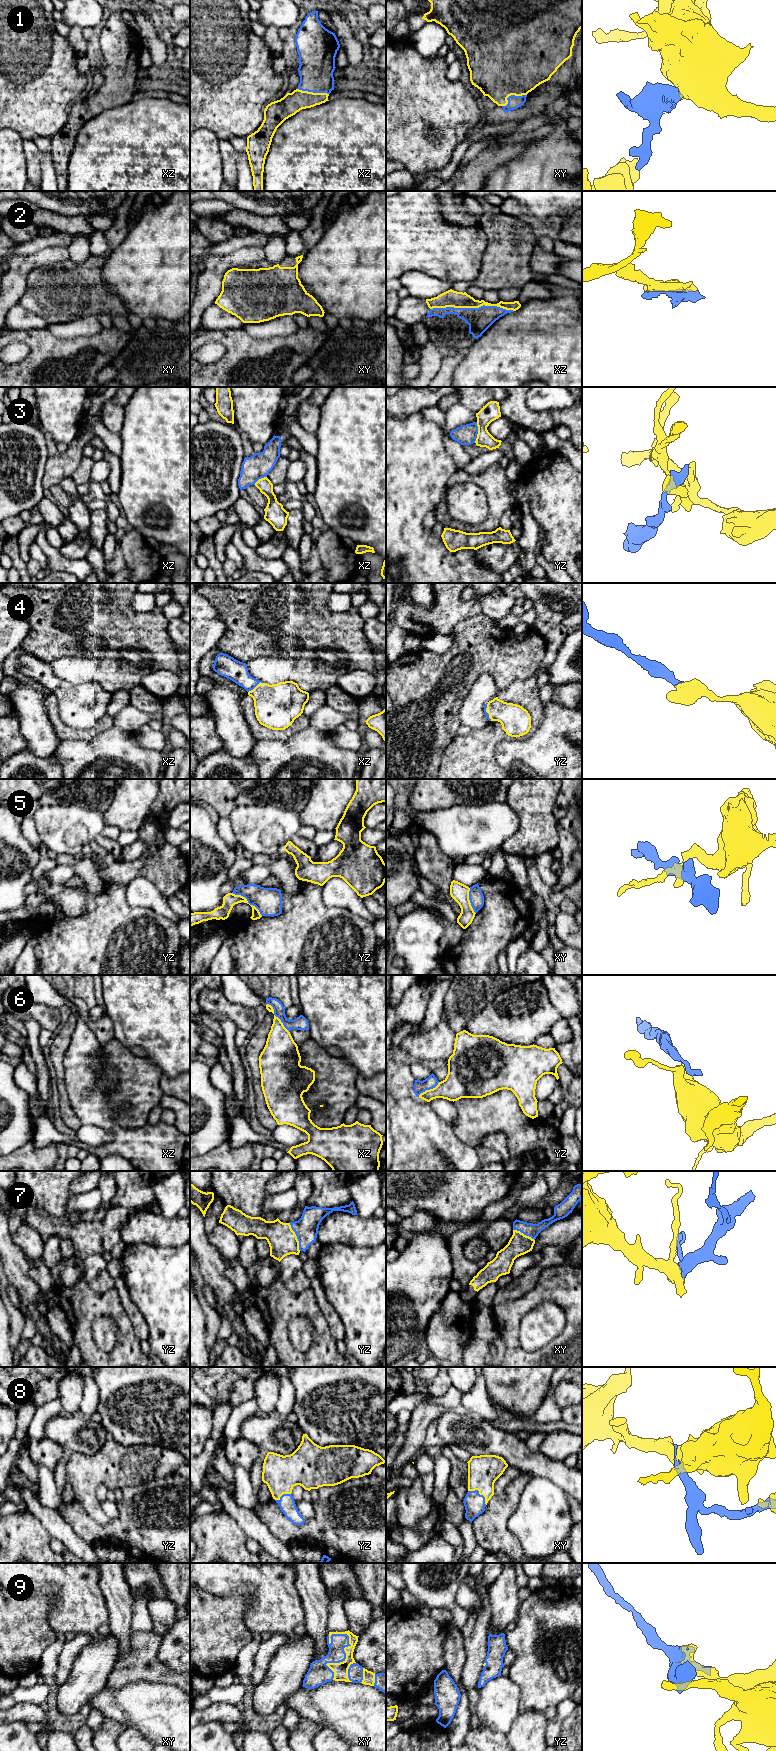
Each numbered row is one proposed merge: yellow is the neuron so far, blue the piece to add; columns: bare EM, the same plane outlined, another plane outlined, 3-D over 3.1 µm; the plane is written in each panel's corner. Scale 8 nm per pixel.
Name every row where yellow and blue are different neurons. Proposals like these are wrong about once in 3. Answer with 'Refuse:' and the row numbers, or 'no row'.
Refuse: 3, 5, 6

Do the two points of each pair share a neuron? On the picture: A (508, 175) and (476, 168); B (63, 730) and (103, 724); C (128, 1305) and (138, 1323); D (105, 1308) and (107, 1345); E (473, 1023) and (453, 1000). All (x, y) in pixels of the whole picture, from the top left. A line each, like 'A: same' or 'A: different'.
A: different
B: same
C: same
D: different
E: different

